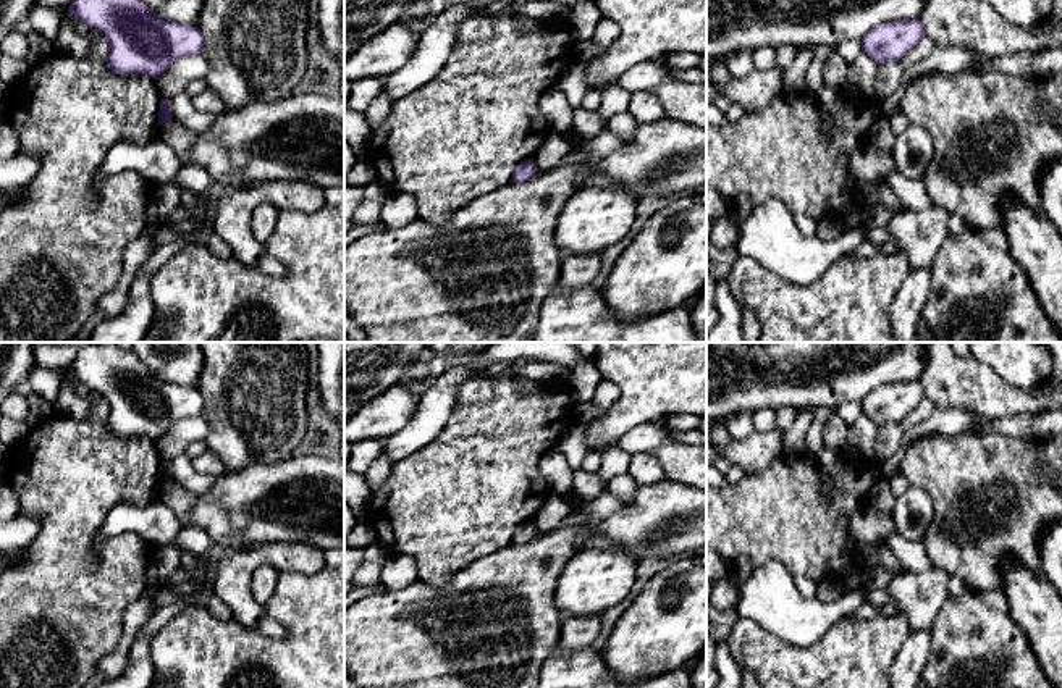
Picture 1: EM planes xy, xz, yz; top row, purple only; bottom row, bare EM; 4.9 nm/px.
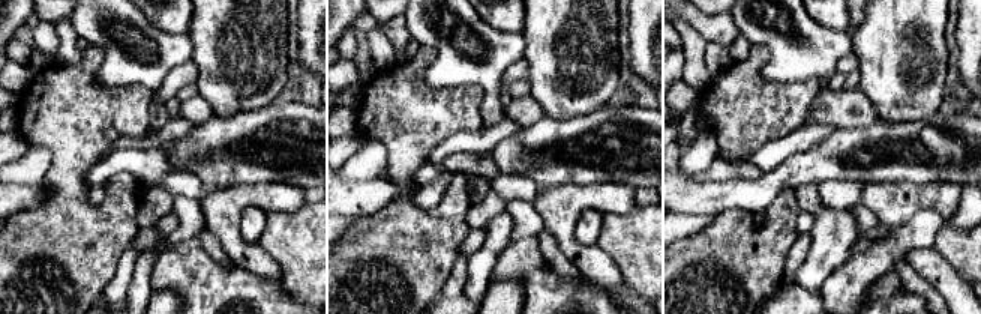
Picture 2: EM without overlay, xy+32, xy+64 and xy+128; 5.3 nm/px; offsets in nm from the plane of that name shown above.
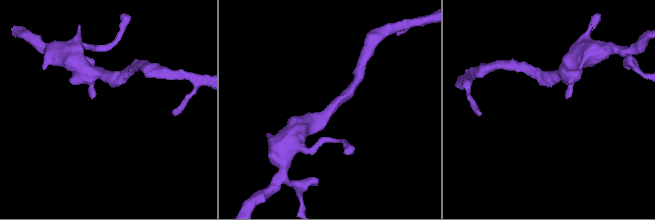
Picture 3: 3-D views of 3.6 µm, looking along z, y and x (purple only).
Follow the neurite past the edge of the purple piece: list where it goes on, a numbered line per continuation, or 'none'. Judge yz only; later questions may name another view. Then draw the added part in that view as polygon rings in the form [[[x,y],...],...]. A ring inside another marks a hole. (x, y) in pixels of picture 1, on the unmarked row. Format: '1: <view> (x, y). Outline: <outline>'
none

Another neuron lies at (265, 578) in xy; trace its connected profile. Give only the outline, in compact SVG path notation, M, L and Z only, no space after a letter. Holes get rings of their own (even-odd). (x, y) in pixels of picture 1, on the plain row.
M260 565L252 575L252 596L262 607L276 589L280 572L272 565Z

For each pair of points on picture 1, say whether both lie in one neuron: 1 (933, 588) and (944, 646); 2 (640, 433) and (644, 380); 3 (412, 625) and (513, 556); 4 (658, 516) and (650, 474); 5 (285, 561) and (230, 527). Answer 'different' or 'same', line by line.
1: different
2: different
3: same
4: different
5: different

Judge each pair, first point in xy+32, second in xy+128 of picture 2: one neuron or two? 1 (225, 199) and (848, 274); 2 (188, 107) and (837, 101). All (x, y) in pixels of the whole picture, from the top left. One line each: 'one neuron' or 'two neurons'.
1: two neurons
2: one neuron

